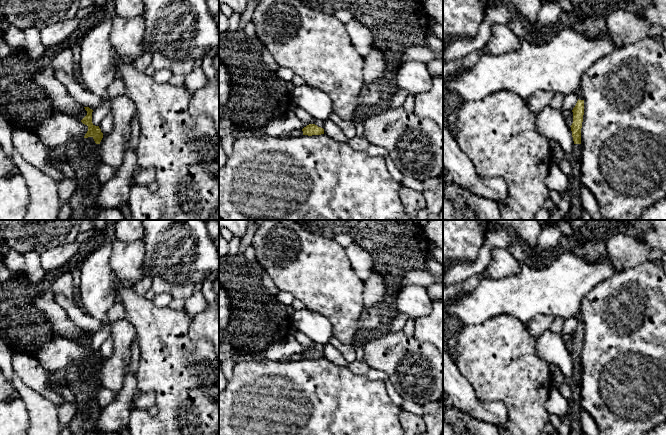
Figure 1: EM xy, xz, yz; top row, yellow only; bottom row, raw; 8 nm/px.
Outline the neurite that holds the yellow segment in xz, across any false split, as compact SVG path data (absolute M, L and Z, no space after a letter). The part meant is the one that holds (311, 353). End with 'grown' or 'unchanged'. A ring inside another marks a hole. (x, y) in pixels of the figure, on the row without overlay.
M315 348L307 349L302 353L302 355L303 355L303 359L308 359L308 360L324 358L324 353L321 351L318 351Z | unchanged

